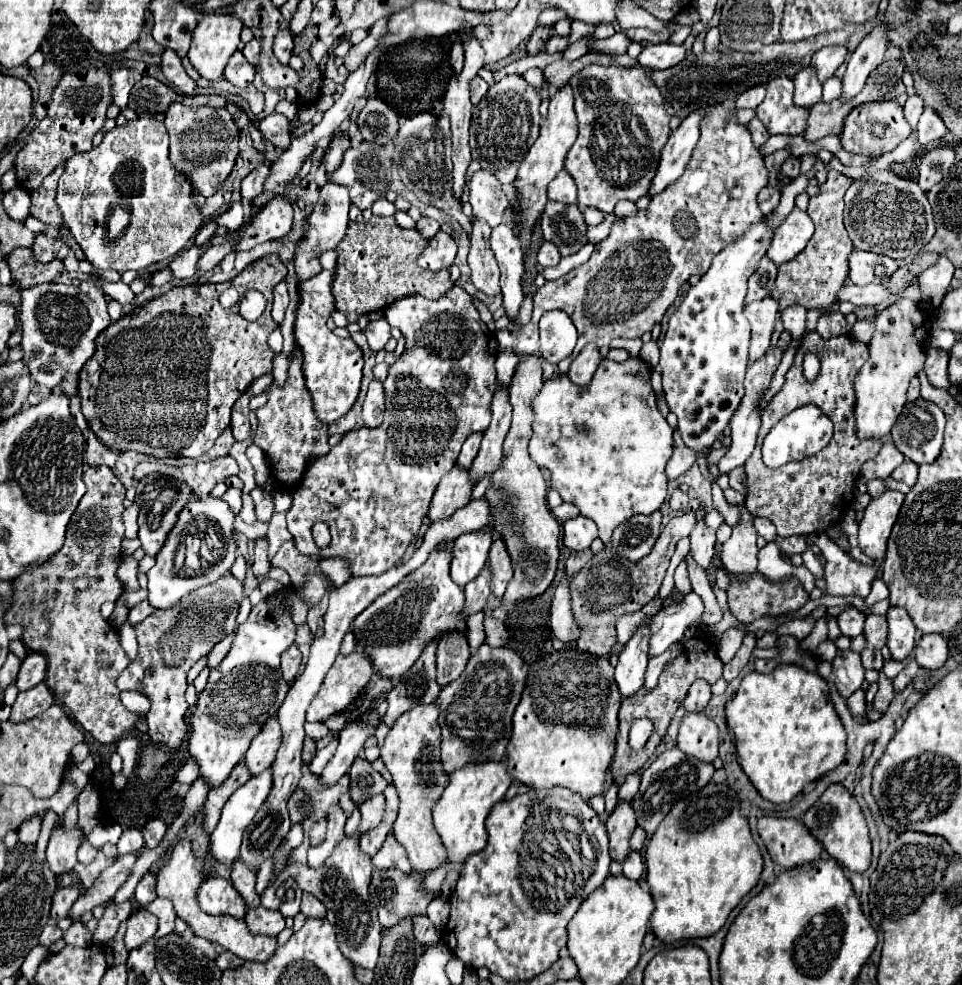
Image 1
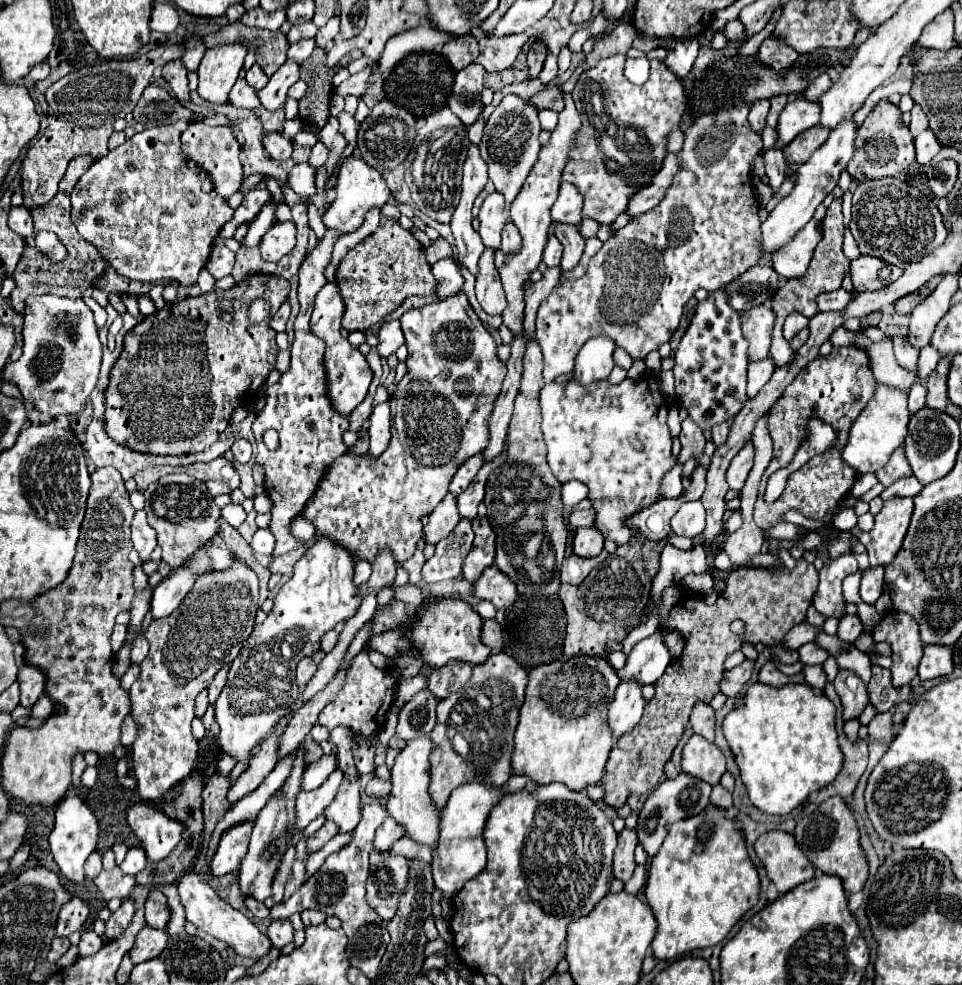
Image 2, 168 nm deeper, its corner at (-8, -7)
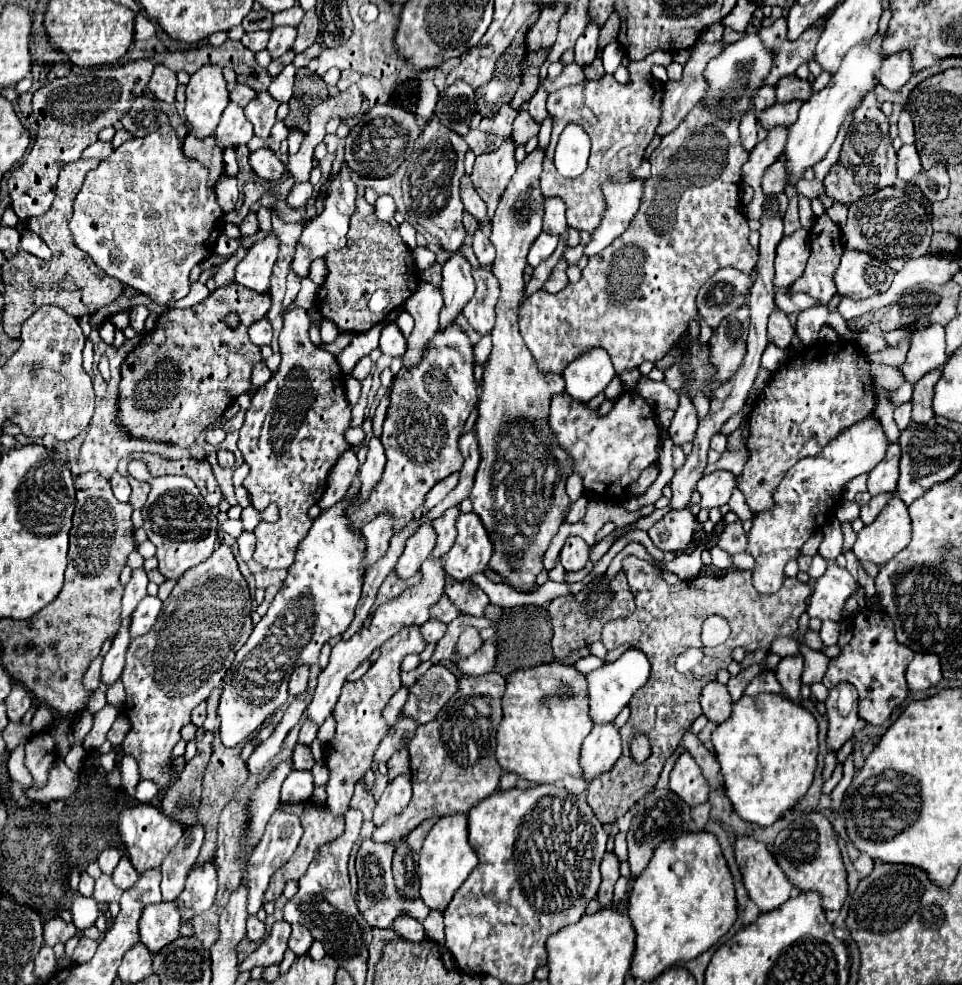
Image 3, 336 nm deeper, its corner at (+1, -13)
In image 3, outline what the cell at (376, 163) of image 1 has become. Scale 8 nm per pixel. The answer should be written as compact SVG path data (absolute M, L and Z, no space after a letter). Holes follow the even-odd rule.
M334 178L330 186L332 188L330 188L330 194L326 198L322 214L304 222L304 232L298 240L296 256L294 256L294 262L292 262L292 268L298 276L308 274L312 260L324 258L330 250L338 250L338 248L346 246L346 232L348 232L348 226L350 226L350 216L354 214L354 208L356 208L356 204L354 204L356 202L356 186L354 186L352 180L342 182L340 178Z

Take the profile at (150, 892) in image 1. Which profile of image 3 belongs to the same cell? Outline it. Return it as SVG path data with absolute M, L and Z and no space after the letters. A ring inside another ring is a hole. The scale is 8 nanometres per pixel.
M174 902L148 904L142 910L140 918L140 940L154 954L178 938L180 924L182 918L178 916L178 904Z

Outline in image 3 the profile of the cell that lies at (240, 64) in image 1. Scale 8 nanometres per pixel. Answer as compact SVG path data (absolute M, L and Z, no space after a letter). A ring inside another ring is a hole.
M230 102L216 130L216 138L222 142L222 148L236 148L240 144L248 144L252 136L254 128L250 128L250 122L244 116L244 108L238 108L238 104Z

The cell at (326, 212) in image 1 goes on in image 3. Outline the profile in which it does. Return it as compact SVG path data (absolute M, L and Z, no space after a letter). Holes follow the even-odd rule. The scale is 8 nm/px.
M292 308L284 314L280 368L270 382L252 396L238 438L238 448L250 466L244 488L250 494L252 506L264 512L270 504L276 504L280 510L276 522L260 522L254 530L258 538L254 560L264 568L290 568L296 548L312 524L308 510L322 498L328 472L342 452L350 448L344 440L344 432L350 428L344 374L334 354L310 342L308 330L310 318L304 308Z

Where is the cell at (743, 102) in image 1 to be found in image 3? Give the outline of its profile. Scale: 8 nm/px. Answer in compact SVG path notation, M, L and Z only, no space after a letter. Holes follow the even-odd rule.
M754 110L746 112L742 116L742 122L740 122L740 140L742 140L742 146L750 152L756 142L758 142L758 136L756 136L756 128L758 128L758 122L756 122L756 116L754 116Z

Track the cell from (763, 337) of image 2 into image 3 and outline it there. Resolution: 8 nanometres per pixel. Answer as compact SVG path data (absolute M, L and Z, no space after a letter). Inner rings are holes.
M742 306L726 316L710 338L712 360L718 368L718 384L726 382L742 366L746 356L746 332L748 332L748 308Z

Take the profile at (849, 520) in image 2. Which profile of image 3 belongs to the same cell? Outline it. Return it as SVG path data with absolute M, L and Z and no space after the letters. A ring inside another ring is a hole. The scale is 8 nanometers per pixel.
M842 502L842 506L836 510L836 518L842 523L856 520L860 514L860 506L856 502Z

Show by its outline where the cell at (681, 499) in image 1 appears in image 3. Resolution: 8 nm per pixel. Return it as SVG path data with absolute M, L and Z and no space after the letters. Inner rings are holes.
M688 508L670 510L662 520L658 520L648 530L648 536L660 550L682 552L692 542L694 528L696 528L696 516Z

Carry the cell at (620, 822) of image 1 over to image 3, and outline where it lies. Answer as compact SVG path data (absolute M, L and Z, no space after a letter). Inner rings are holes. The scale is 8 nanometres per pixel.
M614 852L604 854L600 872L602 872L602 884L600 884L600 890L598 890L598 900L600 900L600 906L608 906L610 900L612 900L614 884L620 878L620 860L616 858Z

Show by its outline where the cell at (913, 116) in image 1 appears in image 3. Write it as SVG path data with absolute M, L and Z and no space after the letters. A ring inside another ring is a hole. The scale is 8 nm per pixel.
M906 110L900 112L900 120L898 120L898 132L904 144L914 144L914 124L908 116Z

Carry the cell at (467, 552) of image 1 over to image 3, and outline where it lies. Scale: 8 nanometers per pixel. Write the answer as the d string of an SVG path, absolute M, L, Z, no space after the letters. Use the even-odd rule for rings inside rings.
M474 512L460 514L458 522L458 538L452 550L446 554L444 570L448 578L456 582L468 580L472 574L484 572L488 568L488 560L492 556L492 544L488 534Z

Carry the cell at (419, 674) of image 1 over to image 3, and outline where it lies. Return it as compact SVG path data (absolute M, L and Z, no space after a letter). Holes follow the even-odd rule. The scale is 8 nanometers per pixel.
M400 716L398 722L390 728L390 732L386 734L386 738L382 738L376 754L374 754L374 764L372 764L372 770L376 770L378 762L388 762L388 758L406 748L408 742L414 738L414 732L418 728L418 722L416 720L410 720L410 716Z

